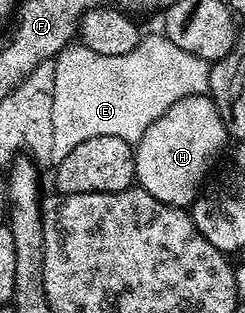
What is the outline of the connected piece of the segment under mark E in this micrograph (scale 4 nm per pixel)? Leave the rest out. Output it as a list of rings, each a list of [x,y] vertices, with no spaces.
[[[157,33],[142,36],[127,55],[99,55],[80,43],[70,43],[57,54],[52,104],[52,154],[56,162],[67,159],[69,152],[79,143],[99,135],[115,135],[136,143],[147,127],[151,127],[151,123],[155,123],[155,119],[162,117],[179,99],[208,94],[210,62],[199,59],[199,55],[191,55],[191,51],[183,51],[183,47],[175,47],[169,37]]]

